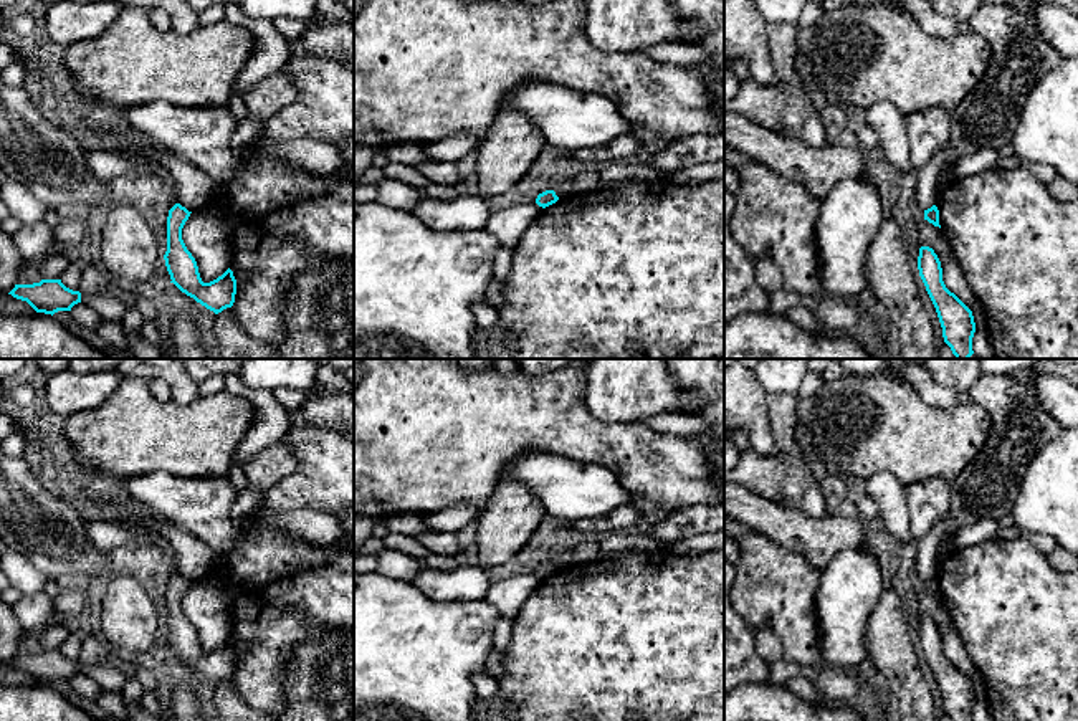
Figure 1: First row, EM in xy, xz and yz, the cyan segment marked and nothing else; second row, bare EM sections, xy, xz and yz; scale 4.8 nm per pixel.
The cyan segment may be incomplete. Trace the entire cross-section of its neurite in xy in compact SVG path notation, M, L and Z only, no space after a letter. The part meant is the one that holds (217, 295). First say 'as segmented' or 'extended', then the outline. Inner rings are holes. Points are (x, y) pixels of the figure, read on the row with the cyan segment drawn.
as segmented | M175 203L169 210L167 217L167 251L164 255L170 283L174 283L182 293L193 298L197 303L213 311L222 313L231 308L236 294L236 279L228 268L222 276L210 283L203 283L198 273L198 266L192 253L187 250L182 240L182 228L188 220L188 212L180 203Z

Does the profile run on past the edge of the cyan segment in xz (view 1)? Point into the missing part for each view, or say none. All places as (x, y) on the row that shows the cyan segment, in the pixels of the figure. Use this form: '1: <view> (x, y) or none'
1: none

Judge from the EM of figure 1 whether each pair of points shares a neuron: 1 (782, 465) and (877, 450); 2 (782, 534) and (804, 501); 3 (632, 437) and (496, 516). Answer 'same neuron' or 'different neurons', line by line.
1: different neurons
2: different neurons
3: different neurons

